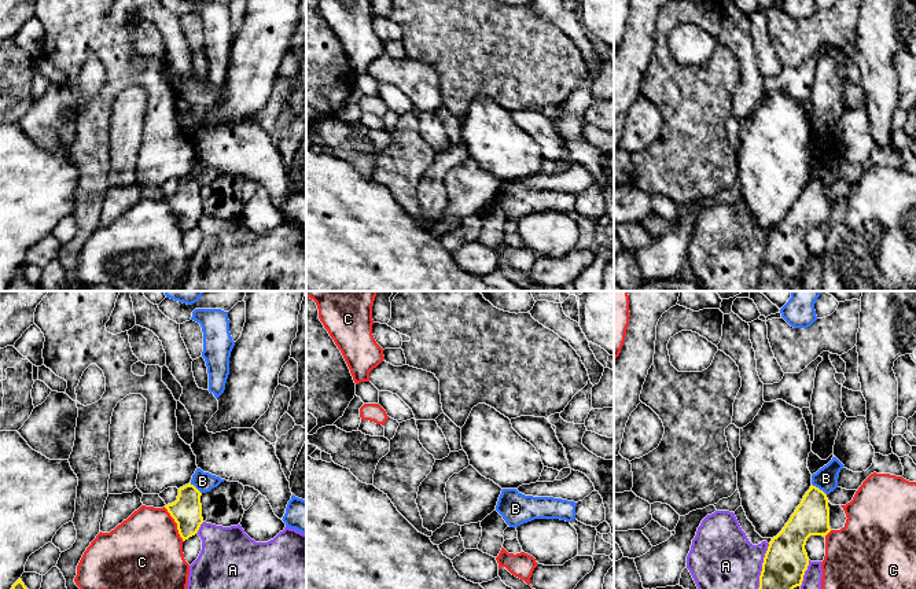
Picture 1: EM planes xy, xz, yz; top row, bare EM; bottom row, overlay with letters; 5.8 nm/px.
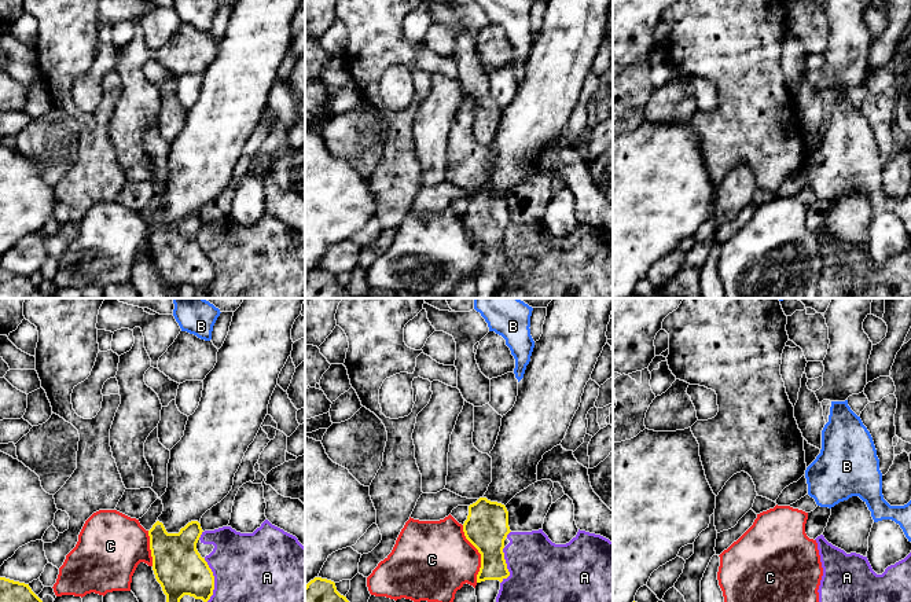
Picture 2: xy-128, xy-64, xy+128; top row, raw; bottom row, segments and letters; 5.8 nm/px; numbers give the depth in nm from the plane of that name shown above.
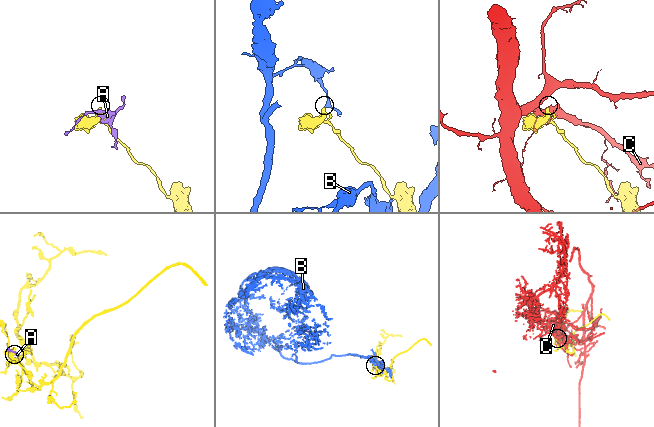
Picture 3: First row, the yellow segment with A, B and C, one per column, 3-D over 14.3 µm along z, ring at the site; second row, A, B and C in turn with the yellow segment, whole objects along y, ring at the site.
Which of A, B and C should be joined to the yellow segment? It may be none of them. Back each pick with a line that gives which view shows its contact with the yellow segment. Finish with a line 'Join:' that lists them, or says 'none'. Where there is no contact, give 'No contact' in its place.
Join: none

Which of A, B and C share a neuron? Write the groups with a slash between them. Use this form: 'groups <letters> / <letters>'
groups A / B / C

